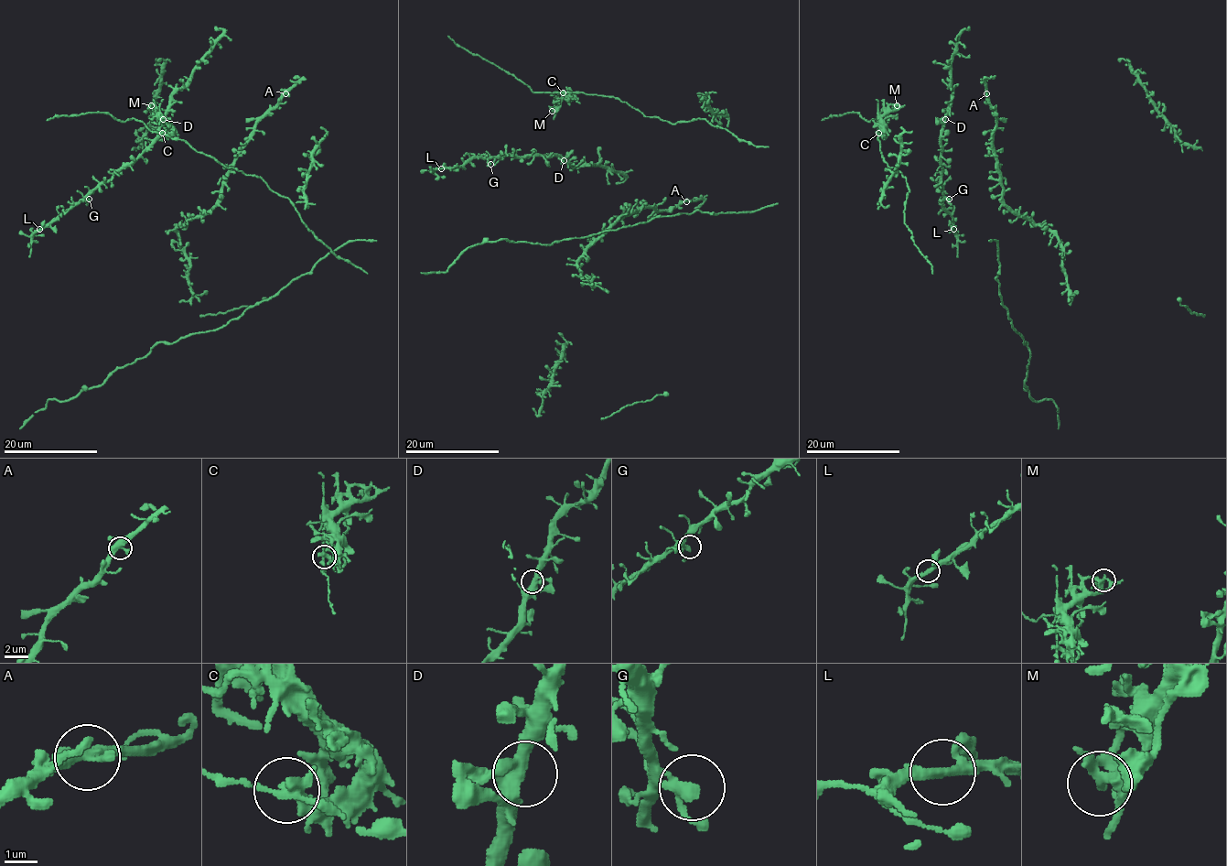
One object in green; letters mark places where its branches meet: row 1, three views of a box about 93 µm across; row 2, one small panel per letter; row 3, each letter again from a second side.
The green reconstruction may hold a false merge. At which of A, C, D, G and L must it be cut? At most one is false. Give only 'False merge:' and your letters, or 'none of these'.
False merge: C

